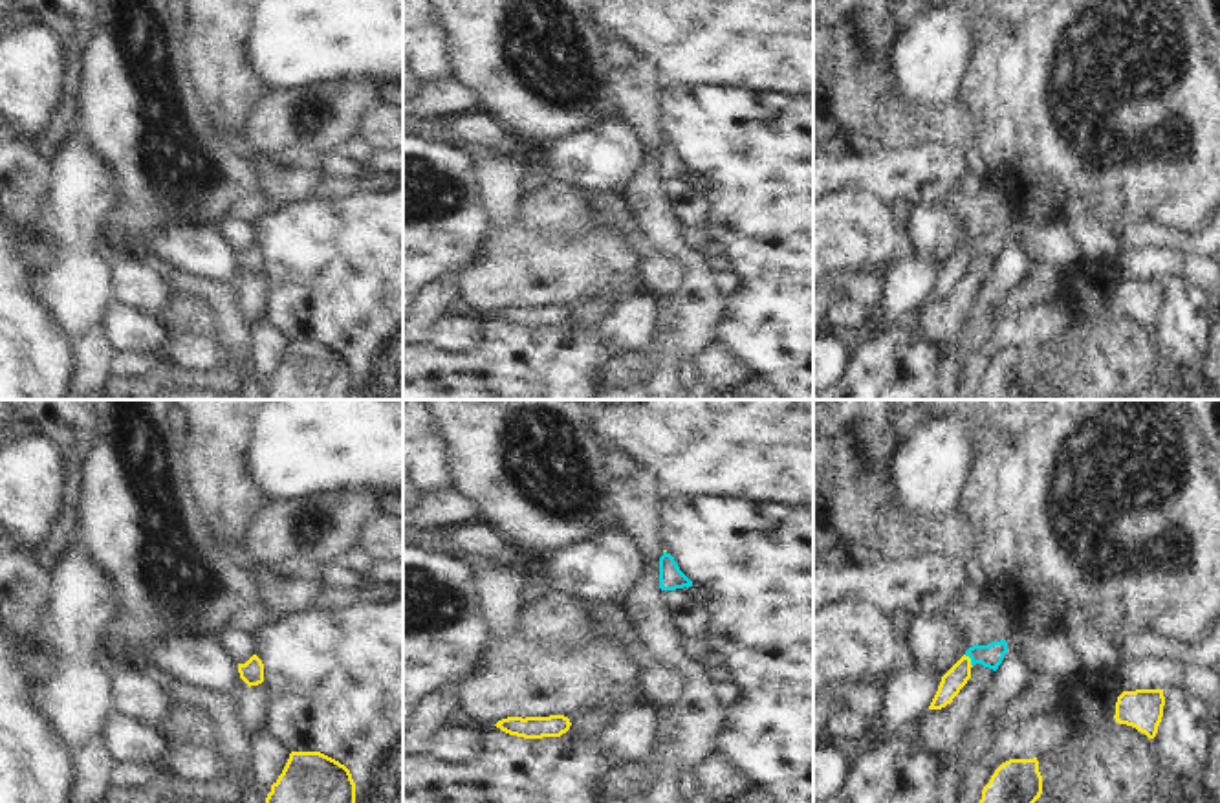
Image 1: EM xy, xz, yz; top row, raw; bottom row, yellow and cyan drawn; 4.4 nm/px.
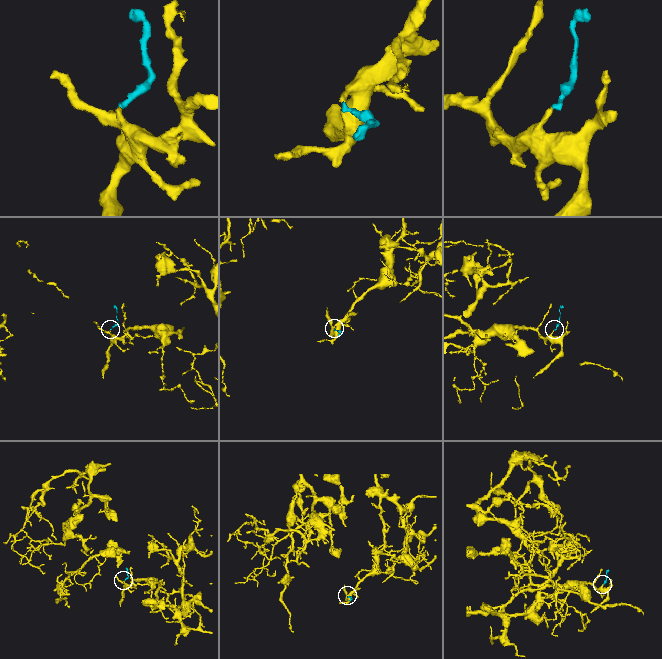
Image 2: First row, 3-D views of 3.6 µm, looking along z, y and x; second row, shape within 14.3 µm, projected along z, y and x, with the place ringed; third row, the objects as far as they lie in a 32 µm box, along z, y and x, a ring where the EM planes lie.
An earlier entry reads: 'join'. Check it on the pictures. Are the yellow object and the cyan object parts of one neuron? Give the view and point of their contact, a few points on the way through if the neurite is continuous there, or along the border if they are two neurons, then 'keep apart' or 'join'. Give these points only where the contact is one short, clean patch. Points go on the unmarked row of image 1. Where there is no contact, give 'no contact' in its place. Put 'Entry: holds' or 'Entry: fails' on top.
Entry: holds
contact yz (969, 250); way yz (955, 268), (969, 250), (991, 244); join

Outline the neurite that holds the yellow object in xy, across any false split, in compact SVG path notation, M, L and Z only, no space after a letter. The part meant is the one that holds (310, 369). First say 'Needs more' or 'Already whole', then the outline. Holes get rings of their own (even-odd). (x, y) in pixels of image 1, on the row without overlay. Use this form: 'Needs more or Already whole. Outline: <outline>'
Already whole. Outline: M291 341L262 400L352 400L350 359L321 341Z

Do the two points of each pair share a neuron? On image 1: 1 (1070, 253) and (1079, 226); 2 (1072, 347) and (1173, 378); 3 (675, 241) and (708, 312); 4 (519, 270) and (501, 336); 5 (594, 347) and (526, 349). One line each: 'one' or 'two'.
1: two
2: one
3: one
4: two
5: one

